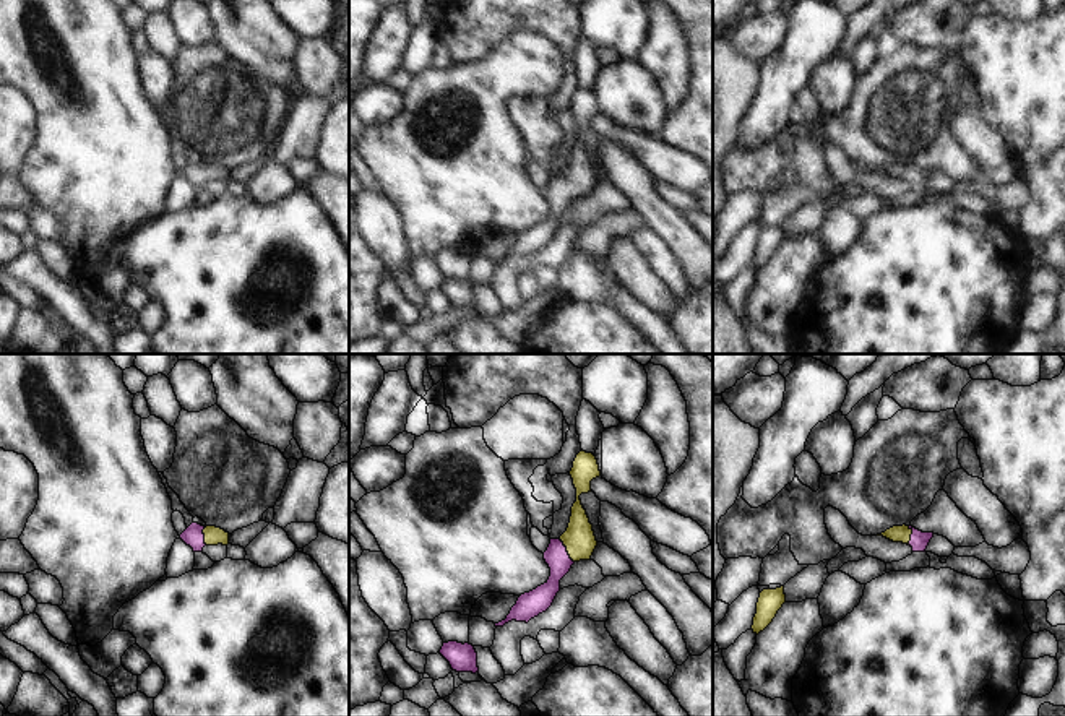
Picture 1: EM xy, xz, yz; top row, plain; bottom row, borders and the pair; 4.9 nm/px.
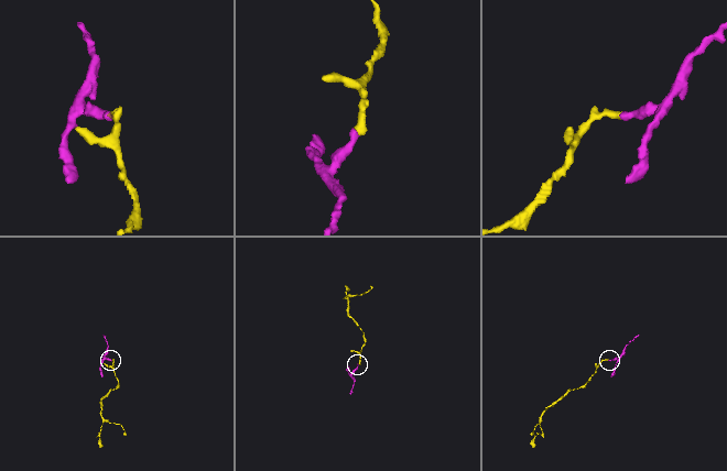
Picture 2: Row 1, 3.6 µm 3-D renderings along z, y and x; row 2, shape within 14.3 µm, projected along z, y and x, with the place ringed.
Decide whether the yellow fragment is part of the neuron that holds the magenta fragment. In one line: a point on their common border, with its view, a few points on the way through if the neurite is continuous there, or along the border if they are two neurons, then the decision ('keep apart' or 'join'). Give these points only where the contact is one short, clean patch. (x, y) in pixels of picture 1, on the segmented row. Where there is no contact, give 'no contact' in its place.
meets magenta in xz at (565, 551); runs through xz (556, 556), (565, 551), (580, 541); join

